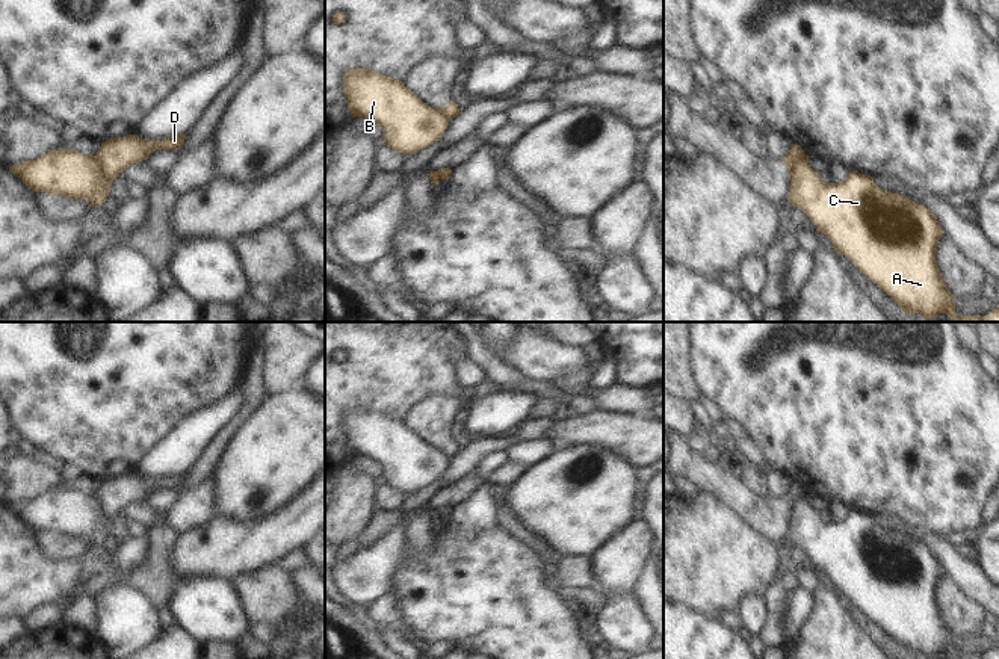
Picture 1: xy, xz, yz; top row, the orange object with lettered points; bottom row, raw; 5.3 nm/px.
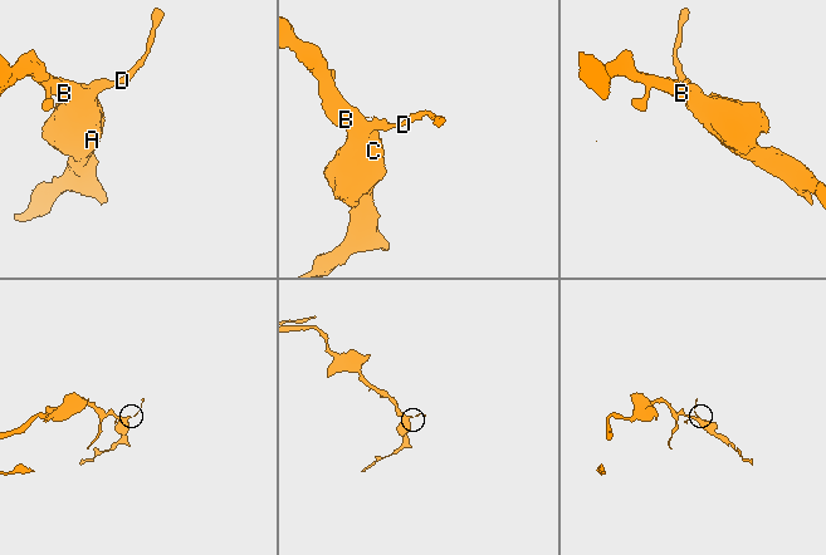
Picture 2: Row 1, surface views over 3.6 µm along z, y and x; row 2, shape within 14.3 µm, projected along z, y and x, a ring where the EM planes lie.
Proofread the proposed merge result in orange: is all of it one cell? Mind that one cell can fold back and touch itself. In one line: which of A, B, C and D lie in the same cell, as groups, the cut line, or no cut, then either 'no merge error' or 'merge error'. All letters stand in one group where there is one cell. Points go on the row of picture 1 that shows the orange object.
A B C / D | xy (94, 156), (100, 173), (111, 182) | merge error

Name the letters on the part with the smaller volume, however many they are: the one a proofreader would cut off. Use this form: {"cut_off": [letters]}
{"cut_off": ["D"]}

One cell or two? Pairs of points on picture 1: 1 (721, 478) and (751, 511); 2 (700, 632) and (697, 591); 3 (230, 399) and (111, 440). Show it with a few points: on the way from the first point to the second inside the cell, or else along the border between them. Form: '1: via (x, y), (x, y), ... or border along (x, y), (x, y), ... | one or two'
1: via (726, 485), (744, 504) | one
2: border along (679, 602), (714, 618) | two
3: border along (222, 396), (191, 411), (163, 436) | two

